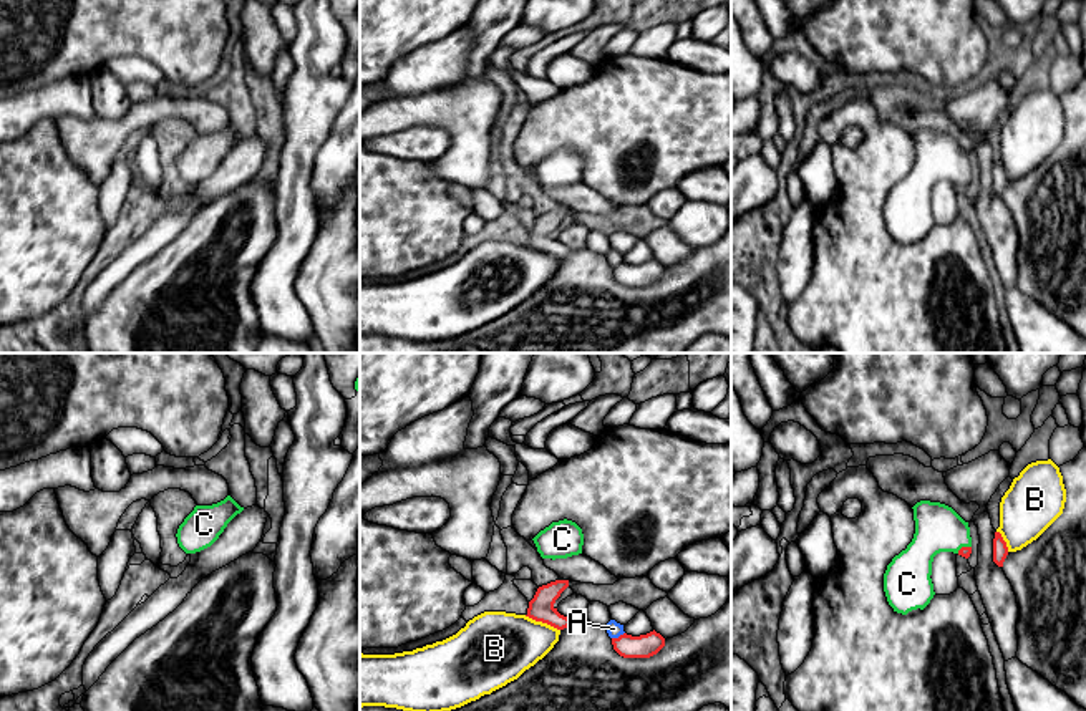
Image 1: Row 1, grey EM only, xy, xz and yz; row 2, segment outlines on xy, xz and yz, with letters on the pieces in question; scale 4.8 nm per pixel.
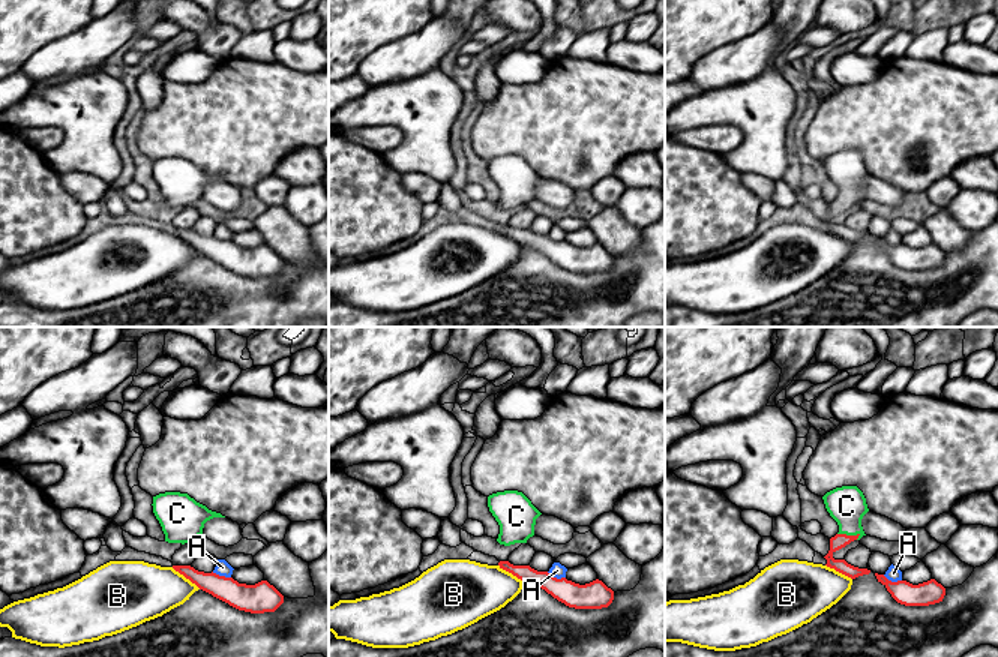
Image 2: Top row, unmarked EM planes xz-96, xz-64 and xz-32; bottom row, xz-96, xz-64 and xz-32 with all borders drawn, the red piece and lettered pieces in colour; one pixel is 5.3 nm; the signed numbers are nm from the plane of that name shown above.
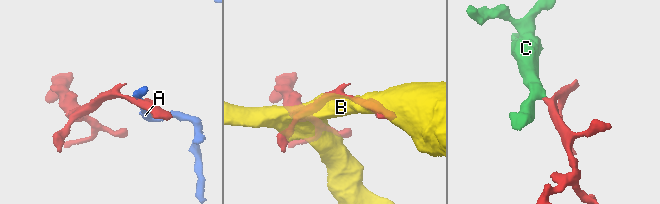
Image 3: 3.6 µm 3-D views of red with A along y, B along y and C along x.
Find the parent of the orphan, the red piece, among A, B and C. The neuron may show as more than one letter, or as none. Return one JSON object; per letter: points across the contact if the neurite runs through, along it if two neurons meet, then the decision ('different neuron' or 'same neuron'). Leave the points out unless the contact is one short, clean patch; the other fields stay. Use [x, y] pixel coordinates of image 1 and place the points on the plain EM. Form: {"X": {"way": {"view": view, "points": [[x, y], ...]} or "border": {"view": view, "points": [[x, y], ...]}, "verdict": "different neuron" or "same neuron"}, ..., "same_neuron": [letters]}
{"A": {"verdict": "different neuron"}, "B": {"verdict": "different neuron"}, "C": {"verdict": "same neuron"}, "same_neuron": ["C"]}

